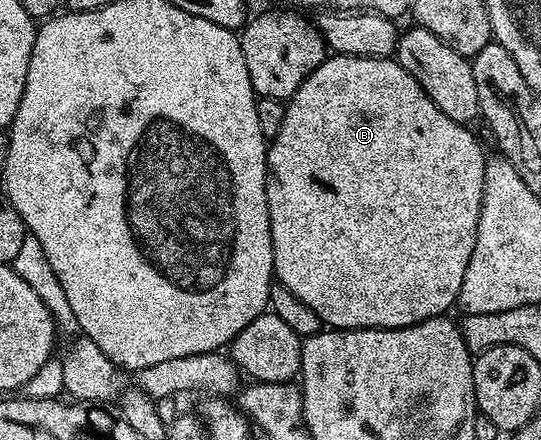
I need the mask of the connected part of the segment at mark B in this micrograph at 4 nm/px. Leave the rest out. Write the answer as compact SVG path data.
M347 54L327 57L286 102L284 124L280 124L280 132L276 132L266 151L266 195L275 279L288 288L292 296L300 296L300 300L320 316L323 324L336 330L399 330L445 315L449 311L446 309L457 303L460 284L464 284L464 271L468 268L468 260L472 260L472 248L476 248L476 228L482 211L488 154L482 151L470 129L469 125L448 120L448 116L432 104L424 88L420 88L393 57L357 58Z

